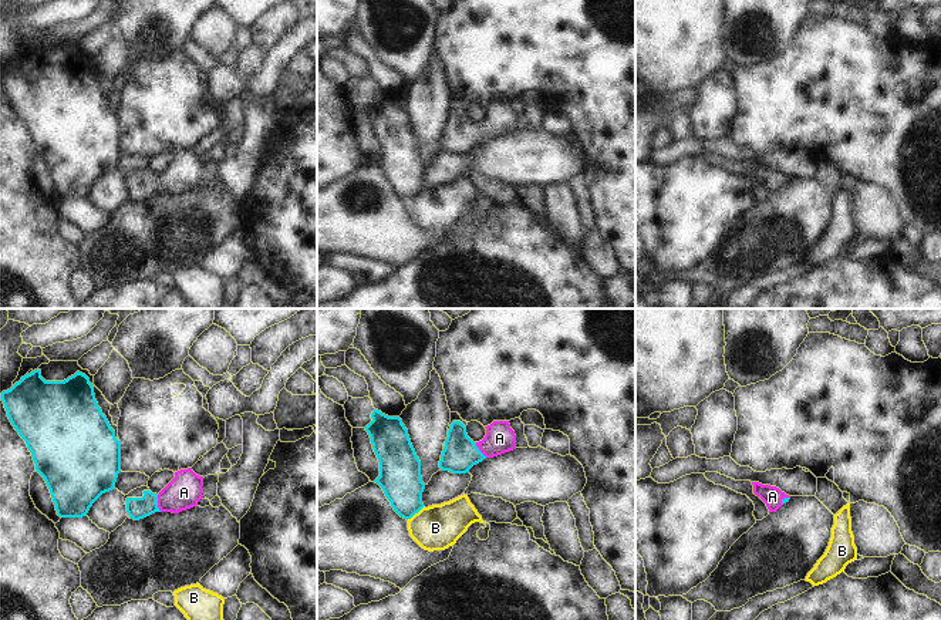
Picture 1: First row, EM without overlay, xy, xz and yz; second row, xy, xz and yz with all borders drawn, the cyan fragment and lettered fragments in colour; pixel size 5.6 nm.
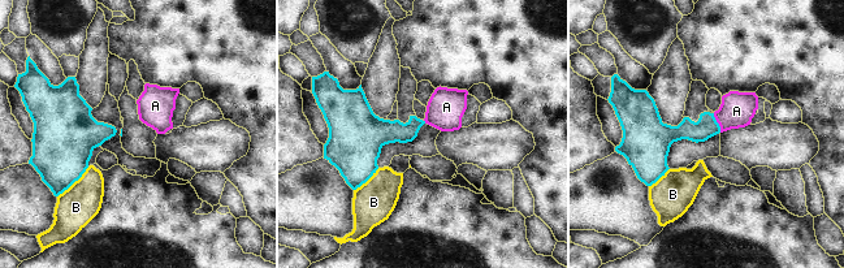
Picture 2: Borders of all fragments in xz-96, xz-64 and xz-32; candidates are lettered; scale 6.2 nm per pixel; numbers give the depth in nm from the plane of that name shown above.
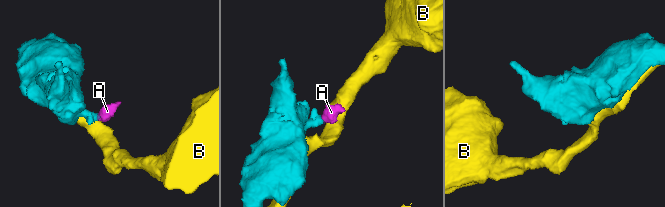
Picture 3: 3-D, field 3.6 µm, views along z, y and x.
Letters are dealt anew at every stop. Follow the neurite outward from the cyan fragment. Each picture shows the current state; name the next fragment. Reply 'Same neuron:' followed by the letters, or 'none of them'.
Same neuron: A

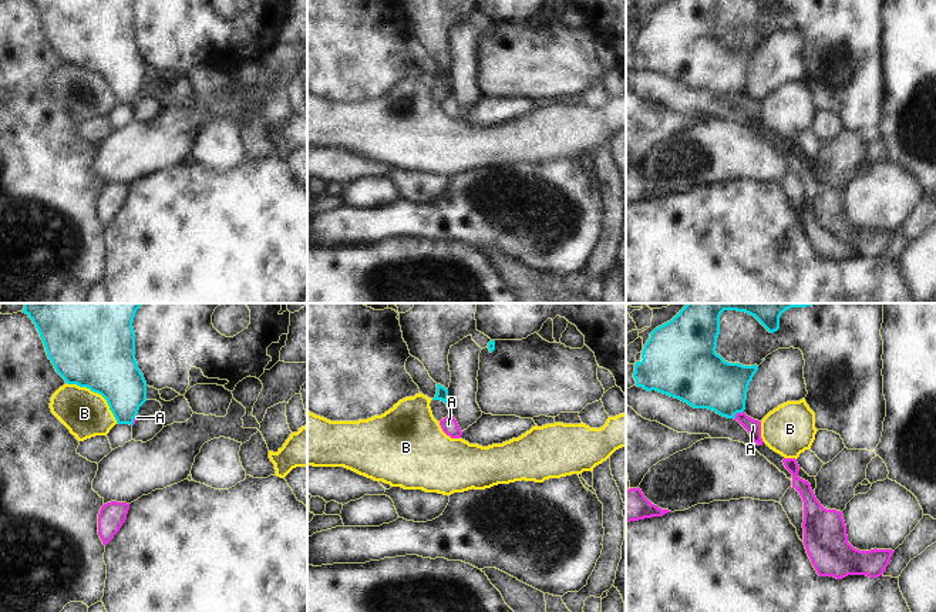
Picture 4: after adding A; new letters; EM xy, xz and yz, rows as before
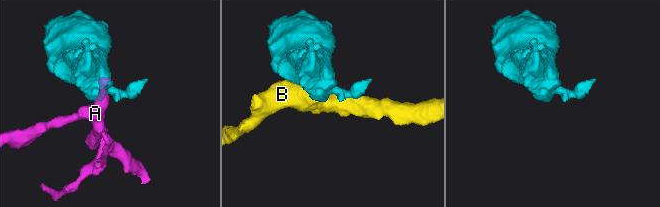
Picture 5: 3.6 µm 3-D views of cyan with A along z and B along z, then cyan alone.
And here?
Same neuron: none of them

